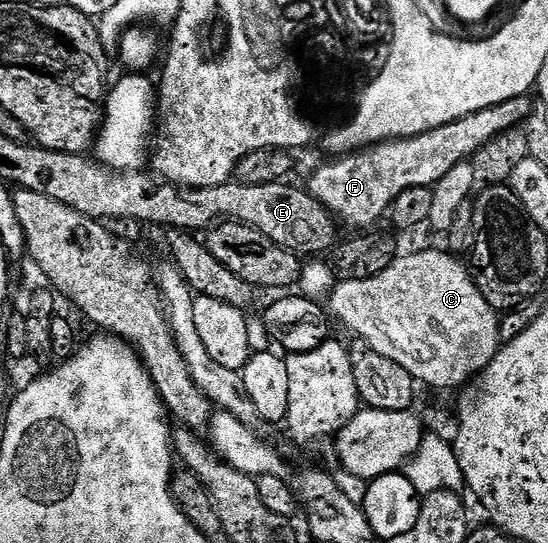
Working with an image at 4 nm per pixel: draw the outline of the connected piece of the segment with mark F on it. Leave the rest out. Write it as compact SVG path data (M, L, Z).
M528 95L516 96L507 102L499 102L495 106L487 106L487 110L479 110L475 114L467 114L447 126L439 126L430 132L424 132L418 136L405 136L401 140L386 140L374 144L364 150L358 150L352 154L342 155L334 164L325 164L307 183L308 192L317 199L321 205L332 214L342 225L350 224L353 230L369 230L381 215L390 211L391 205L403 190L411 190L415 186L432 188L457 164L466 163L477 151L491 142L500 132L506 132L512 128L521 128L531 111L530 97Z

